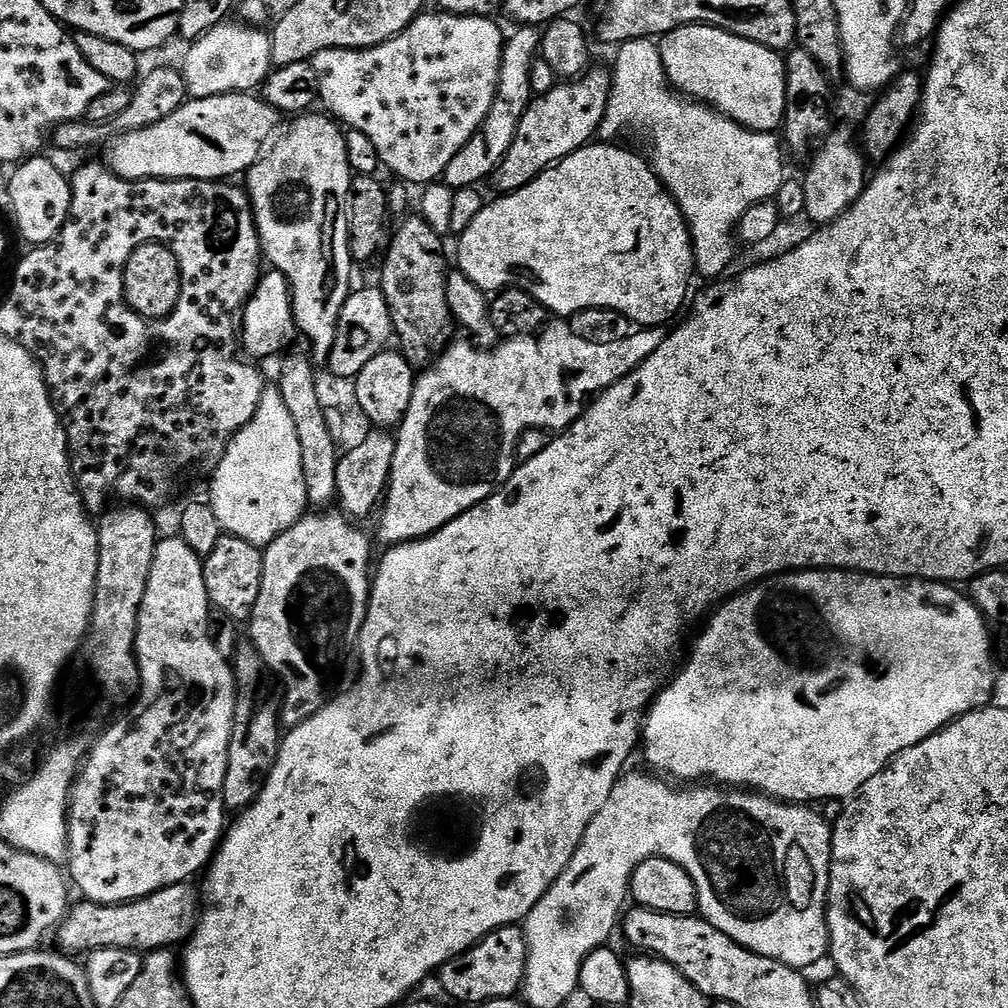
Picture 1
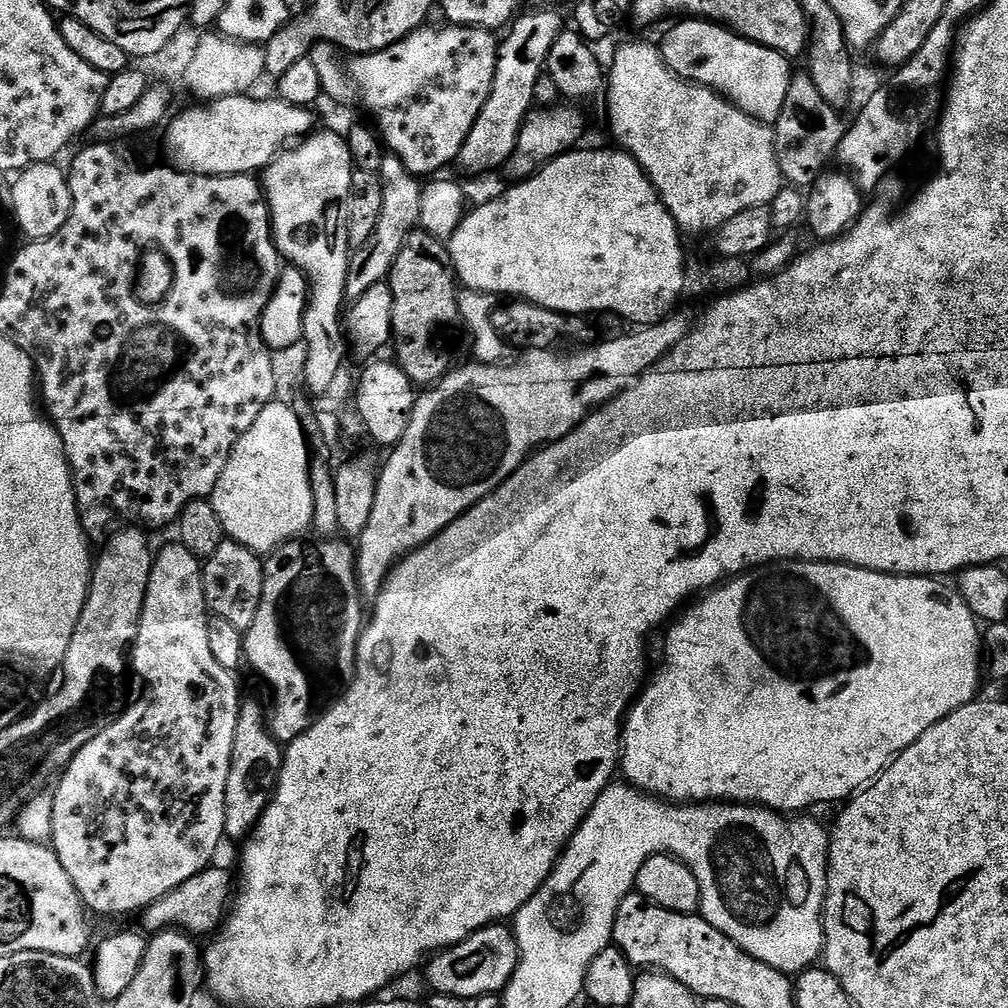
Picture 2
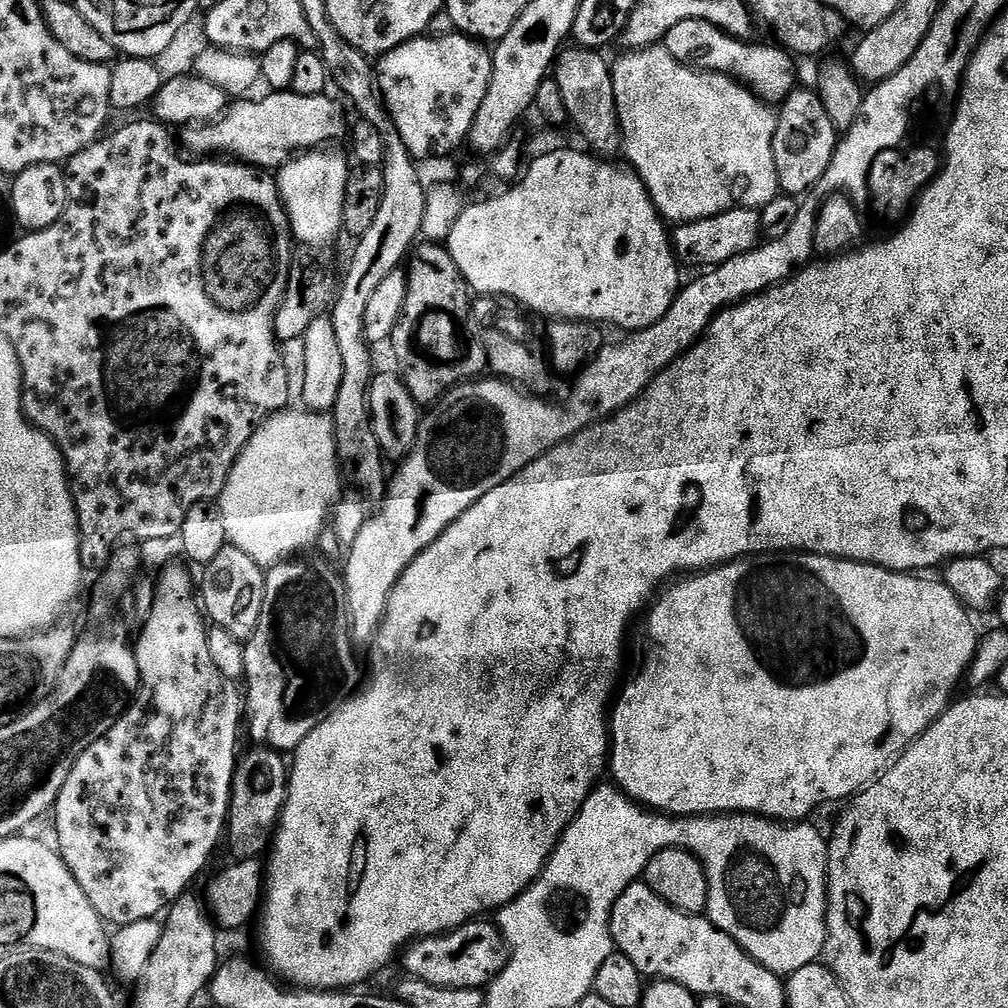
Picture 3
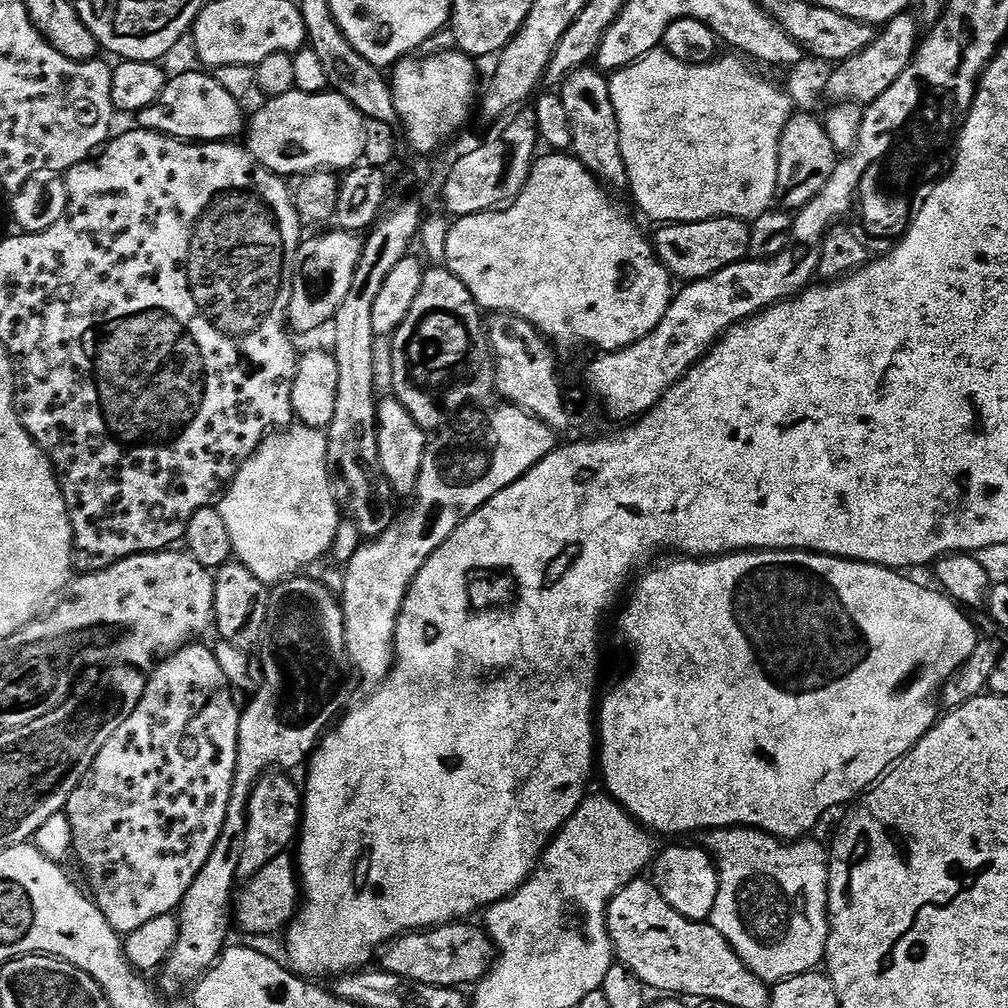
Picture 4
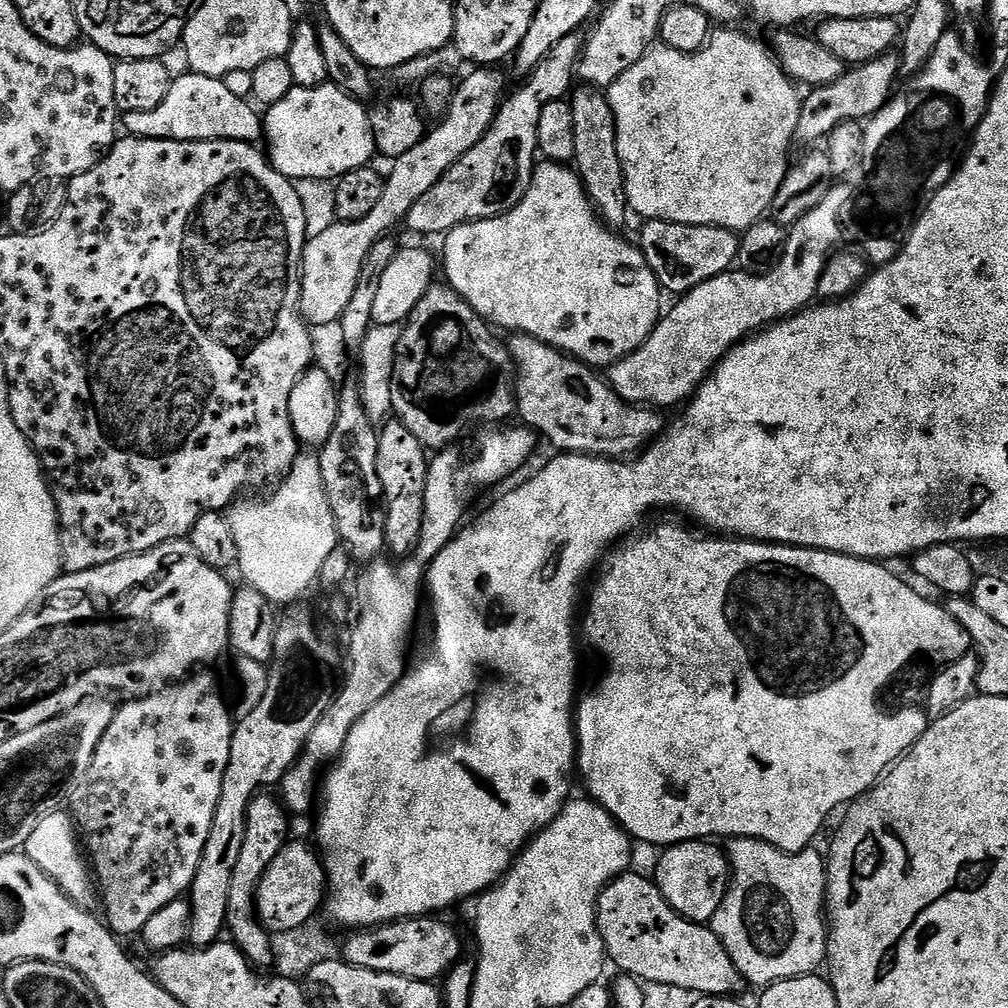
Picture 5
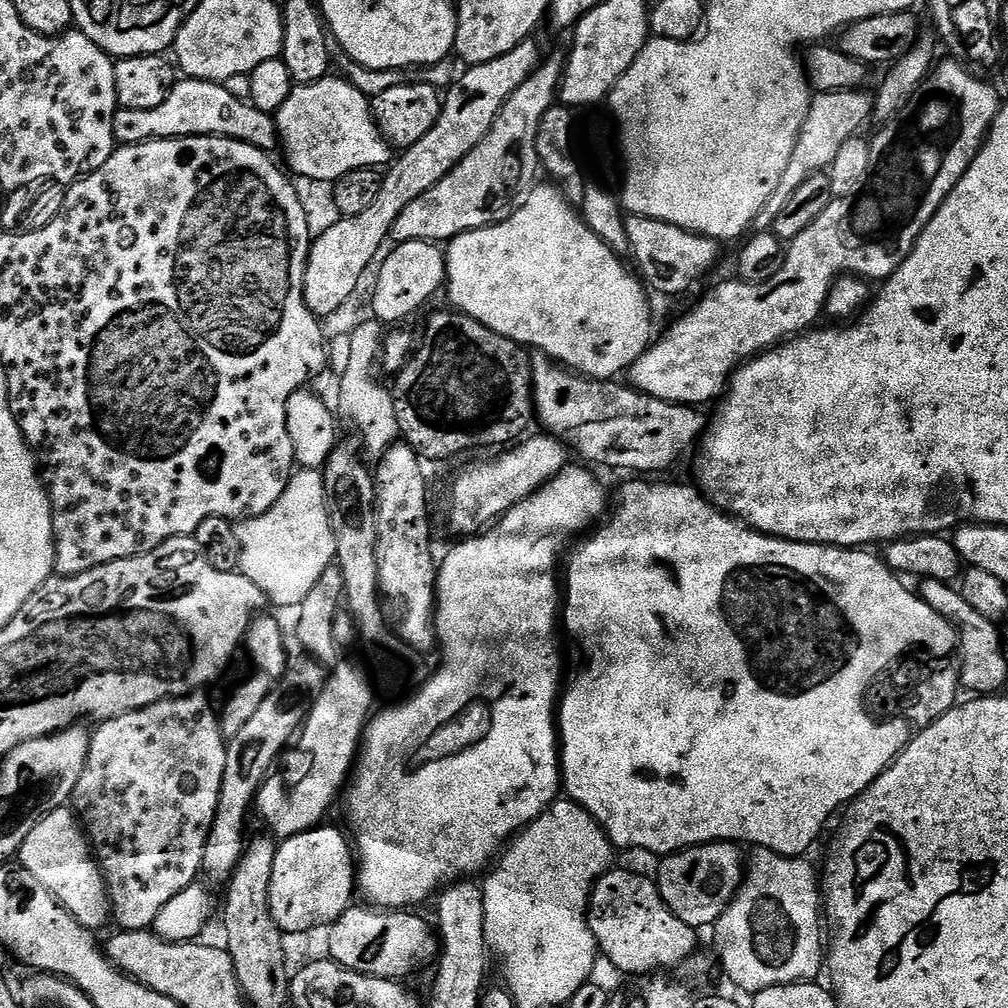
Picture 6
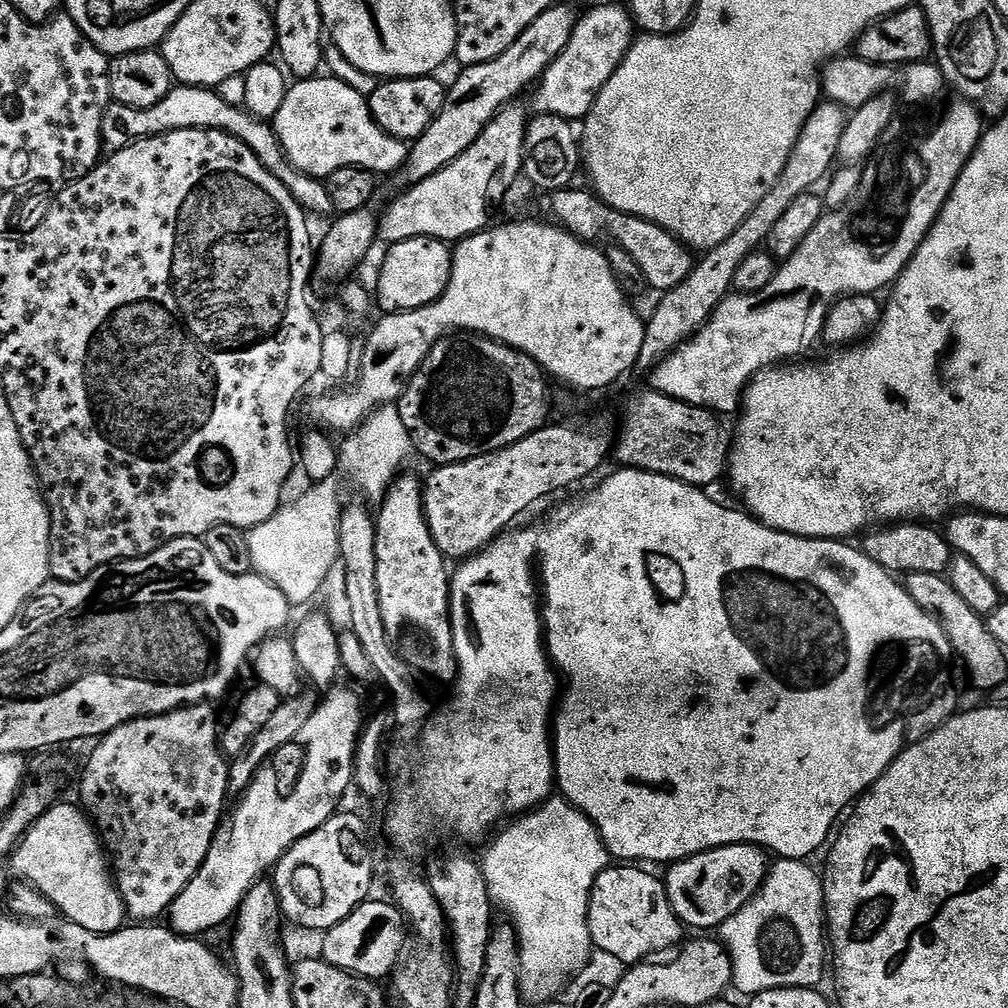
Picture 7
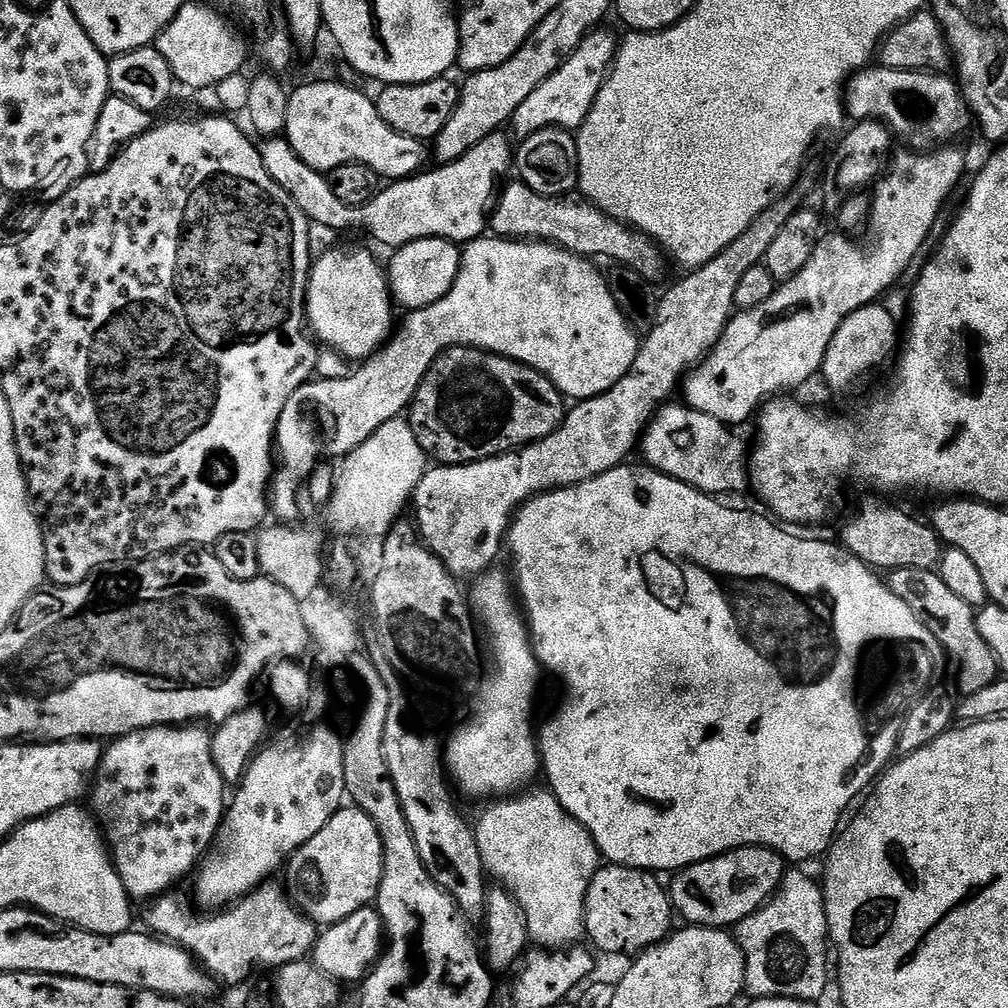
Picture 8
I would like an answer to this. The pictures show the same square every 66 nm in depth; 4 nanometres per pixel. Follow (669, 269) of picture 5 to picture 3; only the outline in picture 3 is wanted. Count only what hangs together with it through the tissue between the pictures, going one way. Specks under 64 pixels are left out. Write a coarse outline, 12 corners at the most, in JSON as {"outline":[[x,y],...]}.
{"outline":[[733,206],[681,223],[676,260],[711,270],[757,248],[760,214]]}

